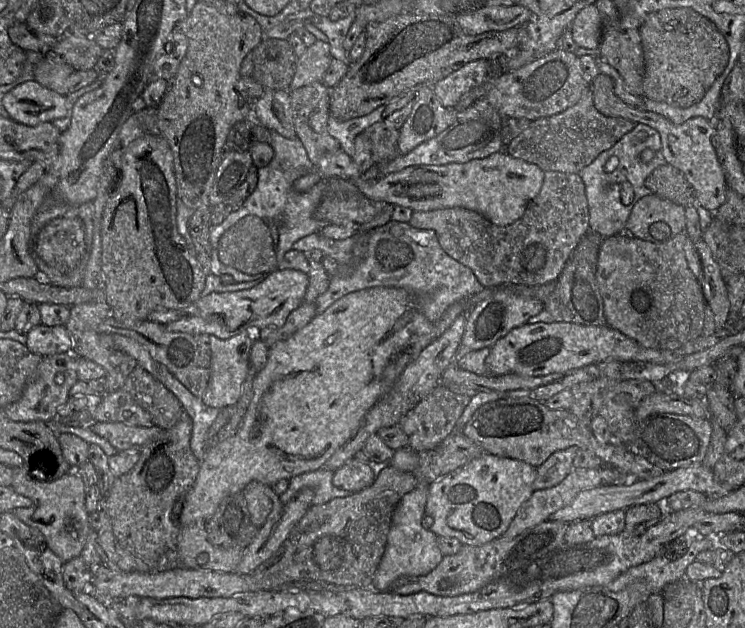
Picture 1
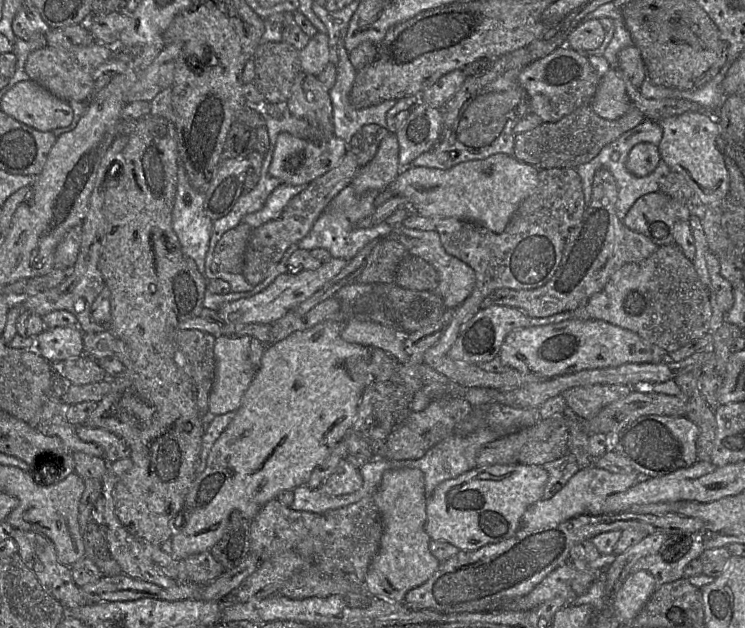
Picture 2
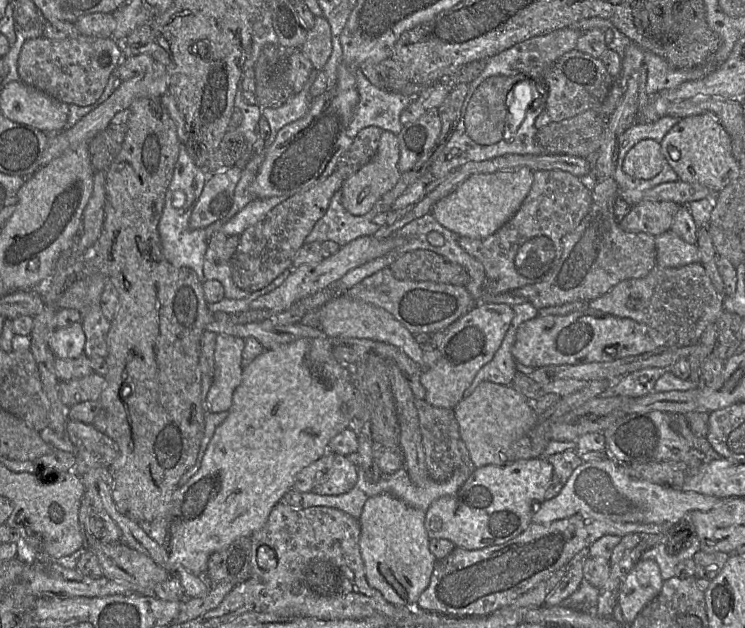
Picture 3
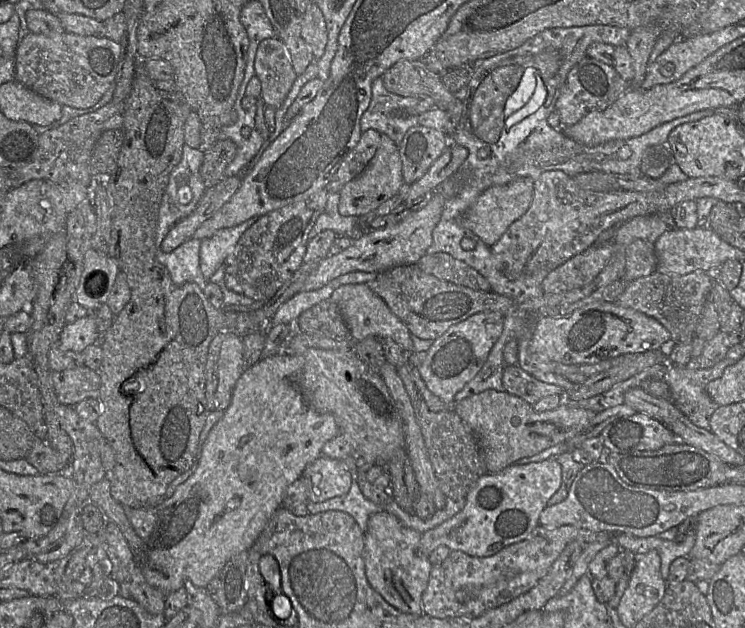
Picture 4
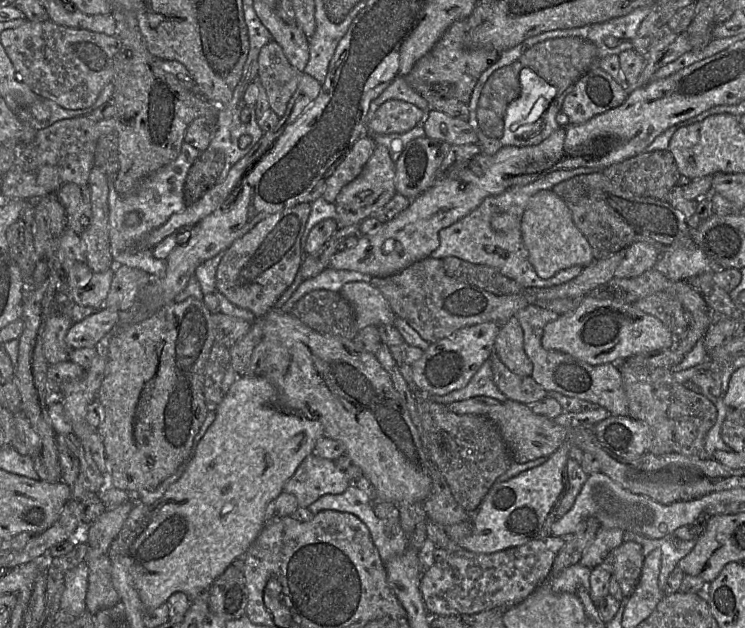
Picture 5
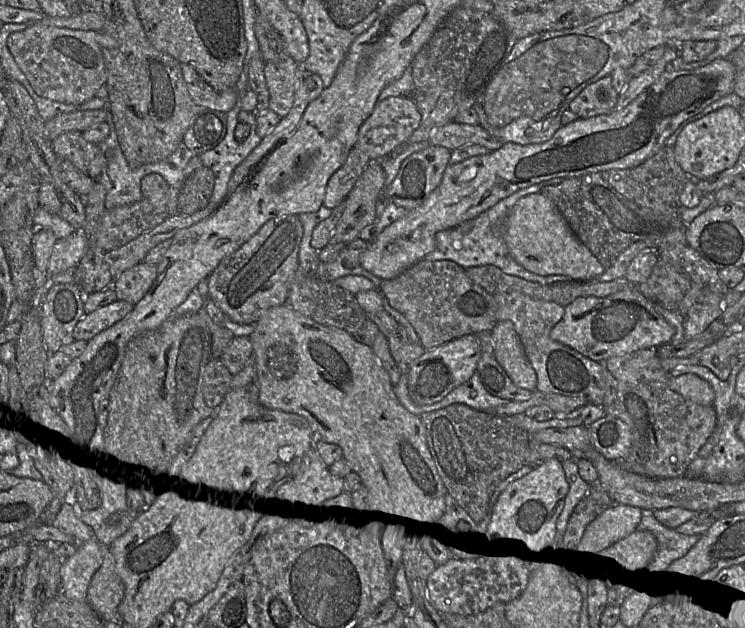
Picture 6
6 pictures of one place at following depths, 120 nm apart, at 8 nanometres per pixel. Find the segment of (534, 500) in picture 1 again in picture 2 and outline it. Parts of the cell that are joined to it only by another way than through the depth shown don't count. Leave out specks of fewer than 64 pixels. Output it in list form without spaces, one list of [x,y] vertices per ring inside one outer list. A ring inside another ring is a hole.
[[[594,464],[580,468],[554,496],[531,504],[521,518],[521,528],[539,528],[547,524],[560,523],[580,515],[602,515],[603,503],[614,493],[623,492],[638,482],[651,478],[633,471],[628,474],[613,473]]]

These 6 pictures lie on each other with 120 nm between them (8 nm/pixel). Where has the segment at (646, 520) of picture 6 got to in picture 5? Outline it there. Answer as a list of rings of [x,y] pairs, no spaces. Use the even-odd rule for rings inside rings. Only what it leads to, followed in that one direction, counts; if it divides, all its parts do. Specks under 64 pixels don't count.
[[[624,532],[623,542],[634,541],[642,546],[643,555],[647,556],[654,549],[661,549],[661,567],[658,586],[664,591],[667,579],[678,562],[685,557],[696,545],[696,540],[682,540],[673,534],[668,534],[660,539],[641,536],[633,532]]]

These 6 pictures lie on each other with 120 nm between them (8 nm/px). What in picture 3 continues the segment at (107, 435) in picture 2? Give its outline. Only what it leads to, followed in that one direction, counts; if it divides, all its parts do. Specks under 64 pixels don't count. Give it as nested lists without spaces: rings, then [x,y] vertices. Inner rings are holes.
[[[68,419],[65,434],[75,447],[76,465],[73,470],[79,476],[94,468],[109,468],[120,455],[115,441],[92,424]]]

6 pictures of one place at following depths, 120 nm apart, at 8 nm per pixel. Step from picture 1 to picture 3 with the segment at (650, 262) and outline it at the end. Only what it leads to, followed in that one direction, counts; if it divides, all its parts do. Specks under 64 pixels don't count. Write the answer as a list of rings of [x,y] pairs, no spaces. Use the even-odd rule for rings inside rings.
[[[691,263],[677,268],[656,265],[646,277],[623,280],[601,297],[590,300],[588,308],[645,324],[657,330],[665,338],[666,346],[683,348],[695,345],[707,326],[717,323],[724,311],[723,302],[724,297],[720,297],[717,293],[703,265]]]

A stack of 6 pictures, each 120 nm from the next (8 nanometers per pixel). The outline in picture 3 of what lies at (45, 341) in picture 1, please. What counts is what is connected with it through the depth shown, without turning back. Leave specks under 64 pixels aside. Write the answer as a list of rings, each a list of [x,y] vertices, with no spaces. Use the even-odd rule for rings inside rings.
[[[80,321],[54,330],[48,340],[48,345],[55,358],[69,359],[84,354],[85,341],[83,325]]]

